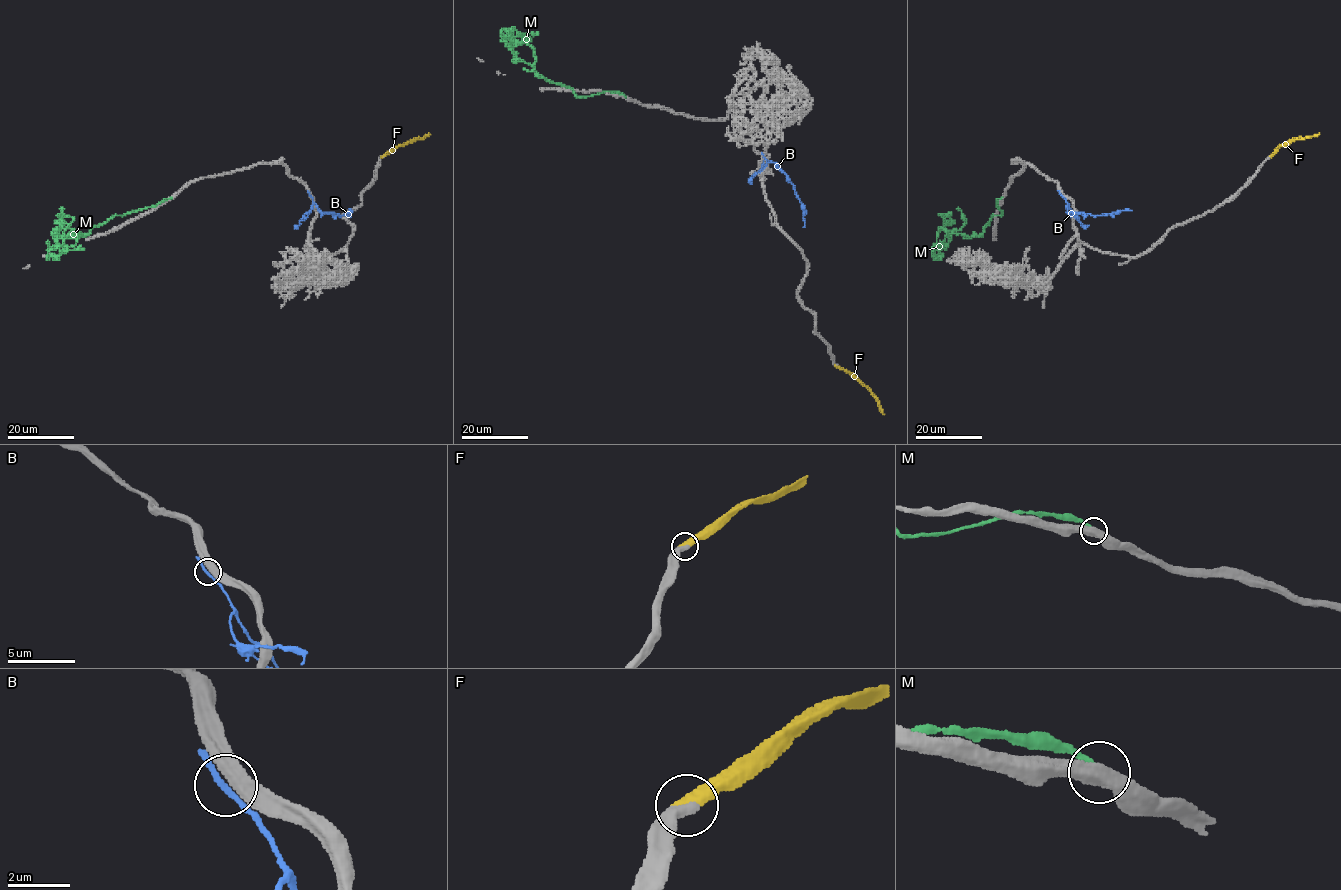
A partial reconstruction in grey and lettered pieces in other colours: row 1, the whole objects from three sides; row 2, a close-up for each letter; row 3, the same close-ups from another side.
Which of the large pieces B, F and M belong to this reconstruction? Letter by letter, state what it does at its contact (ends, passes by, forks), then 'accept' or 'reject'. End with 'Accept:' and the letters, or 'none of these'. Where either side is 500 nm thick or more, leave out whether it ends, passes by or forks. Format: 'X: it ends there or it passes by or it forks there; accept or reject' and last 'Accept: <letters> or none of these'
B: it passes by; reject
F: it ends there; accept
M: it ends there; reject
Accept: F

